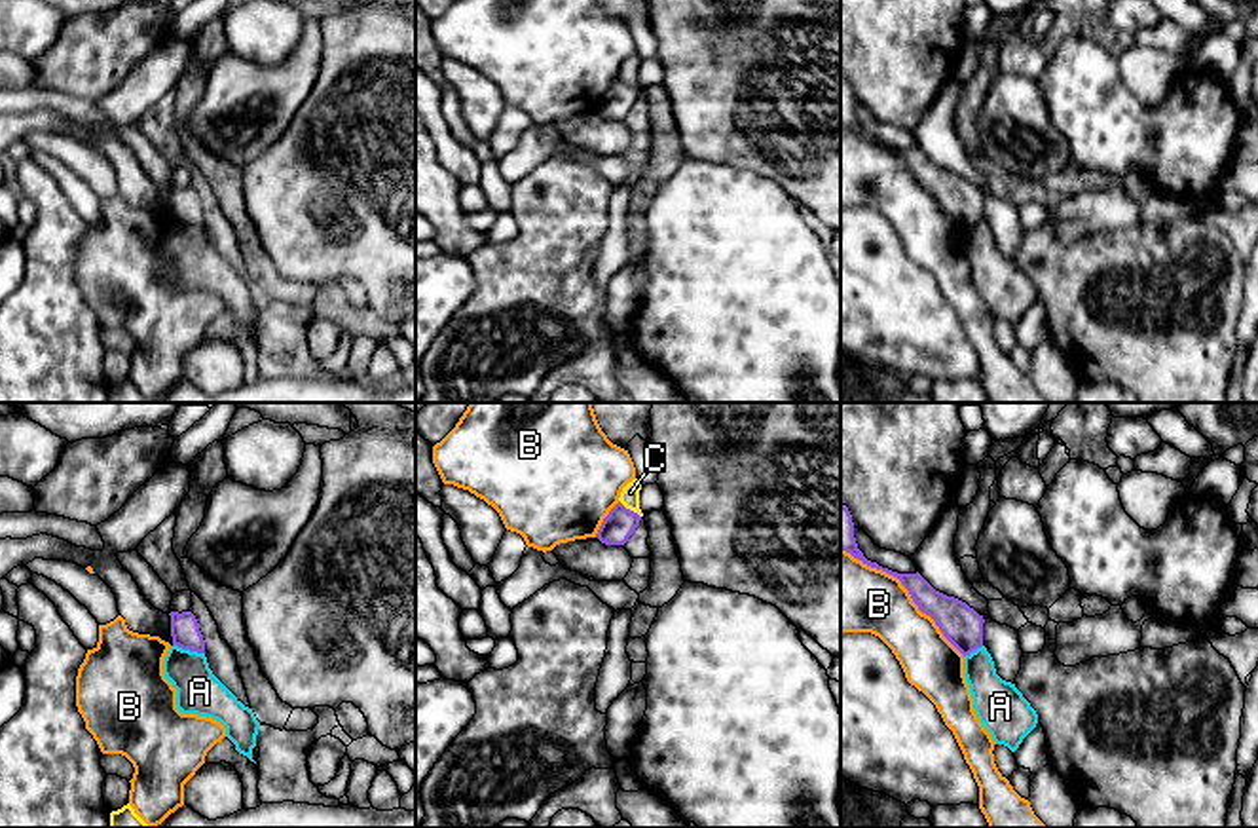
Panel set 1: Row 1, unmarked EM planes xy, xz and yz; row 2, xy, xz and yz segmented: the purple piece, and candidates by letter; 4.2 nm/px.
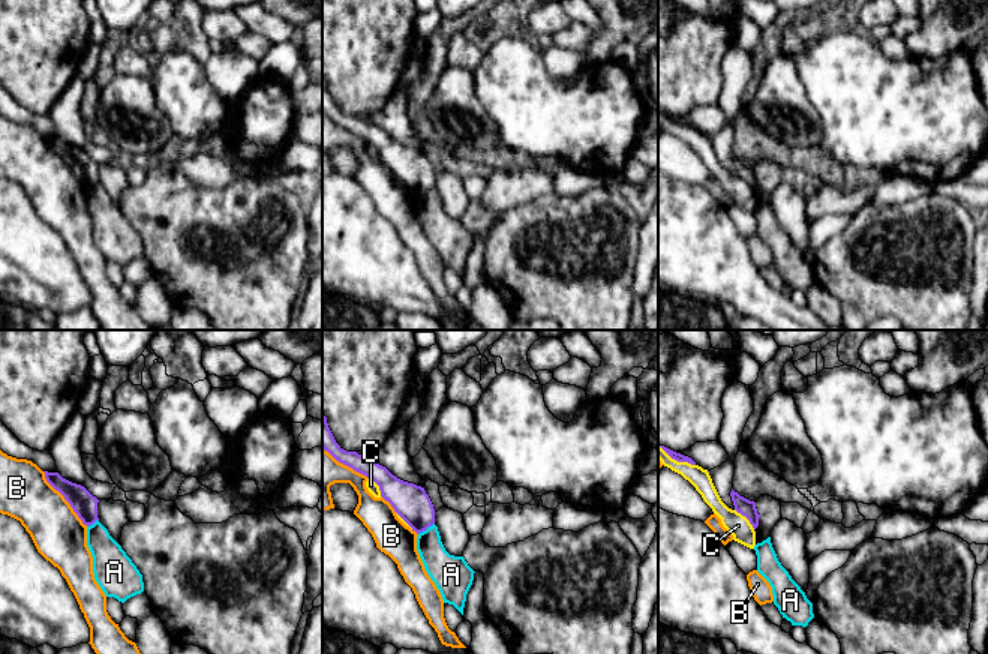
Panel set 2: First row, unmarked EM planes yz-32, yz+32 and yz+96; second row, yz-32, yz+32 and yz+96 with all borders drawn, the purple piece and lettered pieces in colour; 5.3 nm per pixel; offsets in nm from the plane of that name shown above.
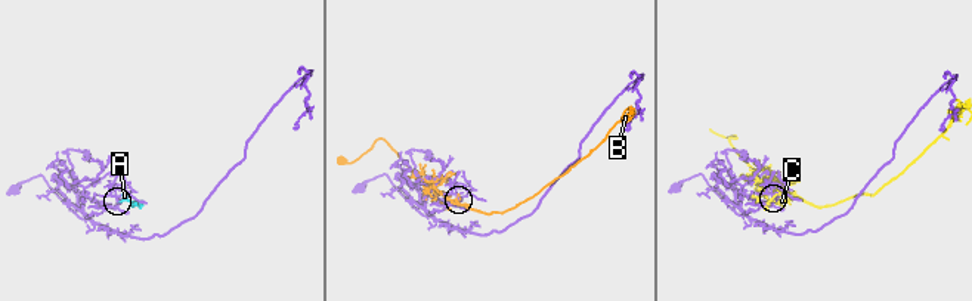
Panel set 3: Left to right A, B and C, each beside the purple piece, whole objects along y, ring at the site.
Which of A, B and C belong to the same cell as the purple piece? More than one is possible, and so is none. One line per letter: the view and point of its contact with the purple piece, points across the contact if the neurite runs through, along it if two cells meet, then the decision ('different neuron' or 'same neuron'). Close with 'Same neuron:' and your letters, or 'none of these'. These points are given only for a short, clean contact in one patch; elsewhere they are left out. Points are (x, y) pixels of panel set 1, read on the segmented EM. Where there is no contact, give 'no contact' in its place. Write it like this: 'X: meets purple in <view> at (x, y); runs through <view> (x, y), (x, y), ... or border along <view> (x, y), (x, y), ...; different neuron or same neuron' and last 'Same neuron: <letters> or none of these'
A: meets purple in xy at (188, 648); border along xy (173, 644), (203, 654); different neuron
B: meets purple in yz at (907, 589); different neuron
C: meets purple in xz at (628, 509); different neuron
Same neuron: none of these

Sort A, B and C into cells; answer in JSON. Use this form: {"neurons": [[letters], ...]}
{"neurons": [["A"], ["B"], ["C"]]}

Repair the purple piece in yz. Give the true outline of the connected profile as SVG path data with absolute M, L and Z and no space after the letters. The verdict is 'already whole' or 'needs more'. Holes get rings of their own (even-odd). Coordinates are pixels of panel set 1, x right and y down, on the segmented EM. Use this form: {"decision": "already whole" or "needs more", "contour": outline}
{"decision": "already whole", "contour": "M841 503L841 549L863 564L882 570L901 581L918 610L930 615L943 636L966 657L983 646L983 615L966 602L935 591L918 572L897 574L863 556L854 537L854 522L846 505Z"}

